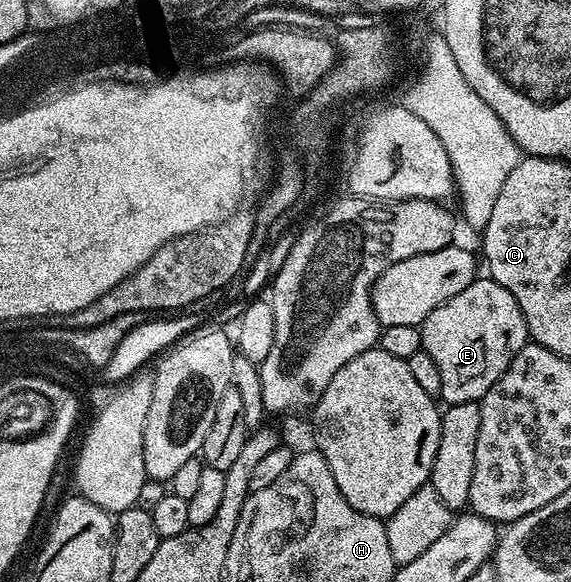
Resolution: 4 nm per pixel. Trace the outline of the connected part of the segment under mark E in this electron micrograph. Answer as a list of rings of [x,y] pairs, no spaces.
[[[477,278],[461,294],[453,294],[449,302],[437,306],[423,319],[422,351],[437,362],[441,373],[441,400],[444,405],[473,404],[505,374],[509,362],[528,344],[525,318],[517,298],[490,278]]]

